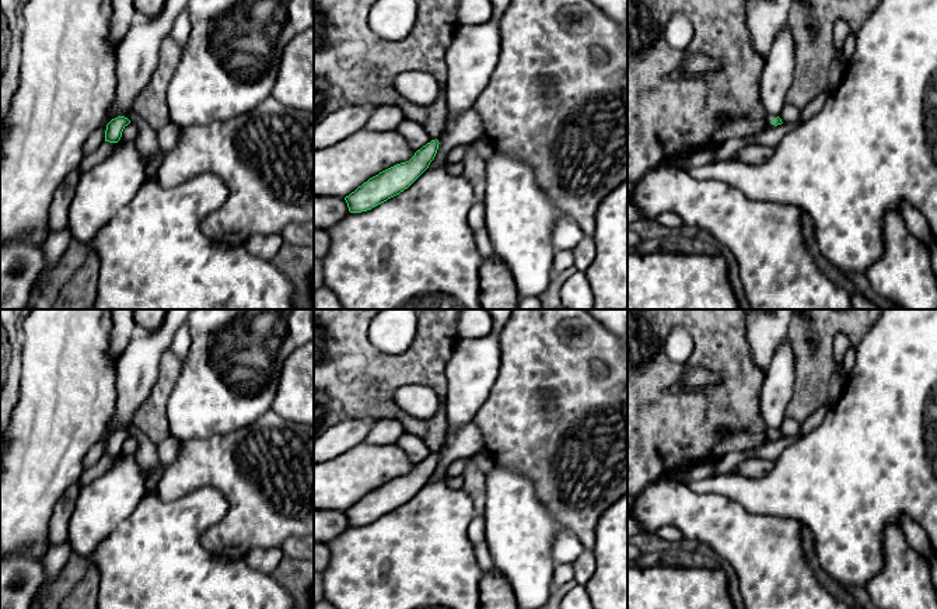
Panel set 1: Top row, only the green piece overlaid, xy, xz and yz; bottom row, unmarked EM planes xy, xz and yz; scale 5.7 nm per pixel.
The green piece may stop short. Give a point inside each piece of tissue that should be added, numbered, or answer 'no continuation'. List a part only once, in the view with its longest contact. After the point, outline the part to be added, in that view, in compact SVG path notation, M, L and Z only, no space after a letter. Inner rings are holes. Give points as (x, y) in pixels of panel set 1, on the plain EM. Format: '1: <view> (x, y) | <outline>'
no continuation

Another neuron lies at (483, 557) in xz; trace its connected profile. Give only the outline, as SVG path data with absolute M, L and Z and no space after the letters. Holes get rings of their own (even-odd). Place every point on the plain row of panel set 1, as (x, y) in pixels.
M486 540L475 546L475 557L482 573L489 573L494 570L494 563L493 563Z

